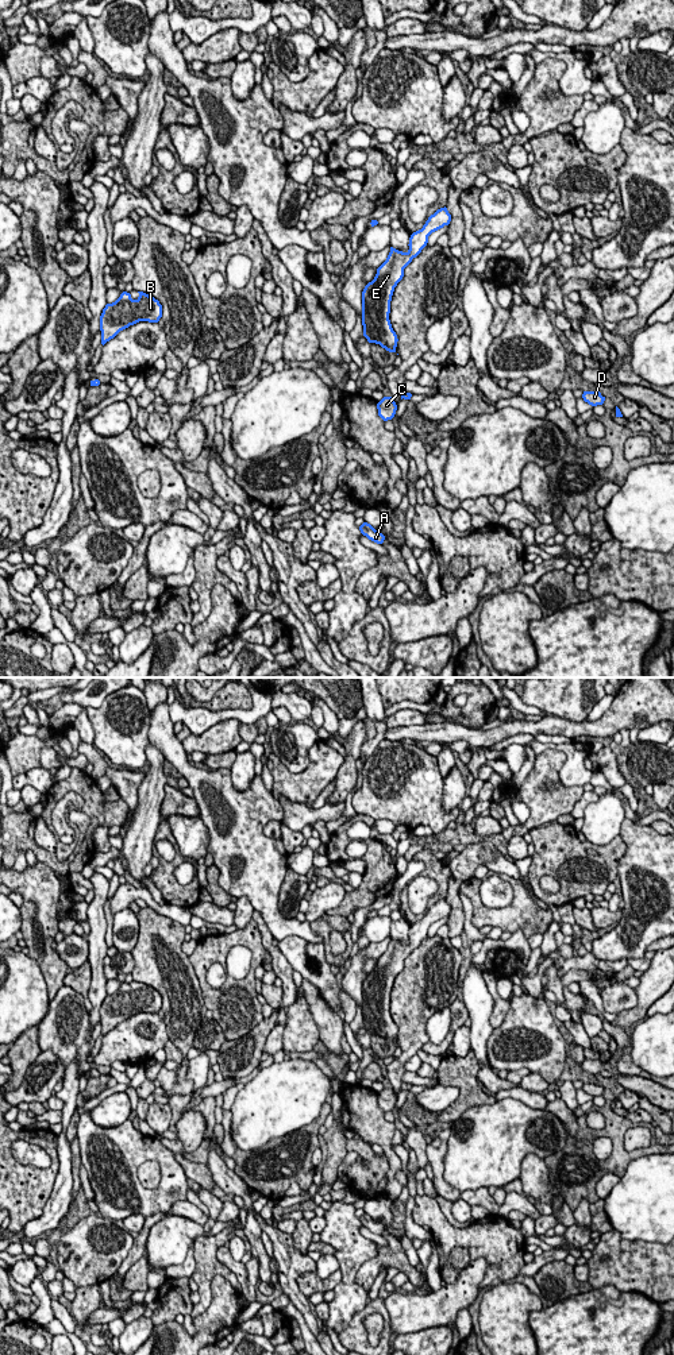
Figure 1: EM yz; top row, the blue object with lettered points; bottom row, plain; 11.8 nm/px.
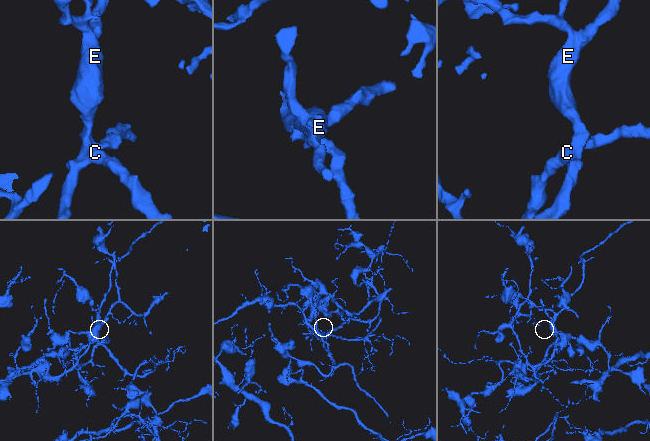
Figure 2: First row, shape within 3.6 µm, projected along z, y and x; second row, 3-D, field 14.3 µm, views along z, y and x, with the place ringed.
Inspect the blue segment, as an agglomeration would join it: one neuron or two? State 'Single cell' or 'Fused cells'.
Single cell

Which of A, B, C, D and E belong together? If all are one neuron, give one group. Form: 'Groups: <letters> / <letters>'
Groups: A B C D E

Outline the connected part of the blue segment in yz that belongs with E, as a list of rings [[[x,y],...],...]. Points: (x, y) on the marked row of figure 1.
[[[447,208],[438,209],[428,217],[421,229],[409,238],[407,252],[390,247],[386,260],[377,269],[377,274],[362,292],[363,336],[369,343],[380,344],[389,352],[396,352],[397,335],[392,328],[389,313],[394,287],[404,277],[404,269],[428,243],[428,236],[448,225],[451,215]]]

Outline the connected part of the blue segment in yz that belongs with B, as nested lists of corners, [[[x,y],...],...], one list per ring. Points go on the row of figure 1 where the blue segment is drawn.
[[[123,292],[120,297],[107,304],[100,316],[101,344],[113,339],[120,331],[139,321],[158,323],[162,317],[162,305],[153,296],[138,292],[136,300]]]

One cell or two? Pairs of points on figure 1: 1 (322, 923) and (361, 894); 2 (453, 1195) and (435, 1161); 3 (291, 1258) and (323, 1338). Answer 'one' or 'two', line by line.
1: two
2: one
3: one

